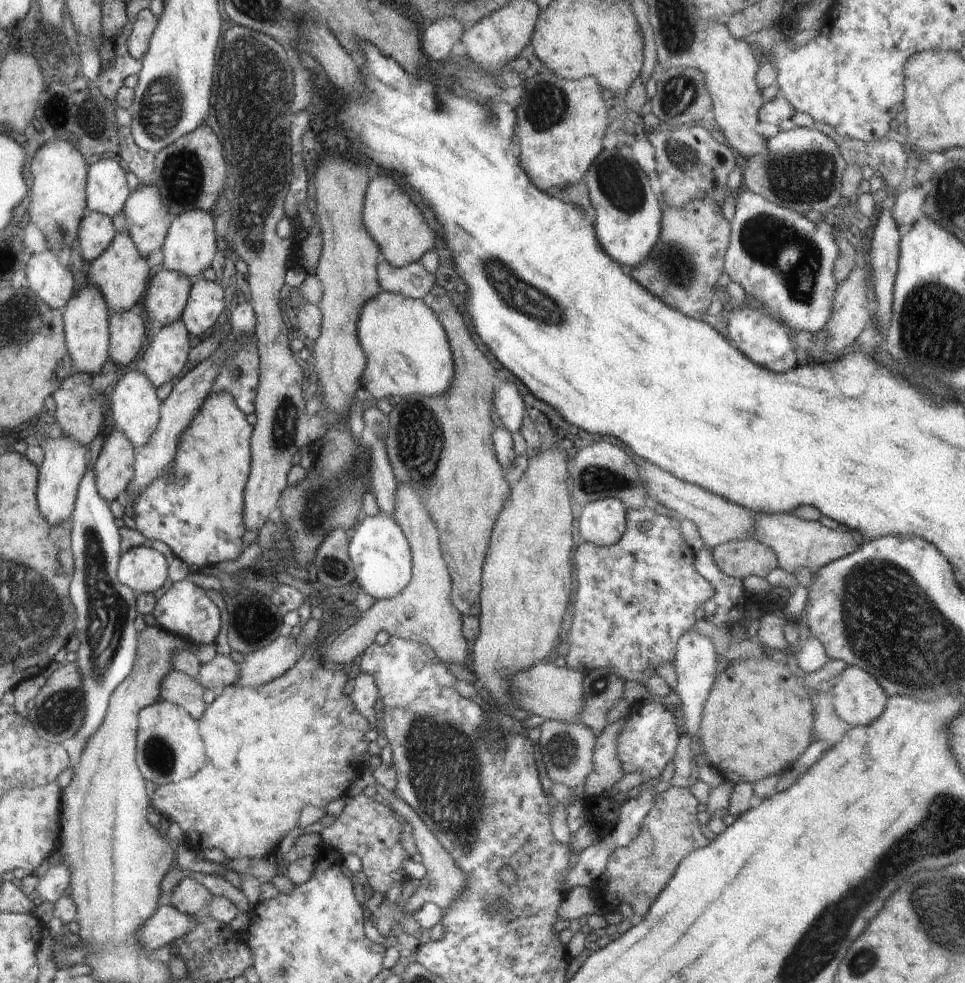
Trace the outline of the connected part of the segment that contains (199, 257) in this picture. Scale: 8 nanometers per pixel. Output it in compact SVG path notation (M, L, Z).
M200 209L186 211L174 217L161 246L164 254L162 268L185 274L192 280L202 276L204 270L210 267L211 260L217 251L216 226L211 213Z

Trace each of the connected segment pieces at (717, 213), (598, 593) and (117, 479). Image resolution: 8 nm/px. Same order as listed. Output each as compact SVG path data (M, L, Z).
M710 195L692 199L683 207L662 202L662 210L657 243L647 259L628 273L665 305L700 321L717 308L714 287L724 272L723 262L729 247L730 223L724 217L722 207Z
M650 505L627 509L626 522L626 530L616 544L600 547L583 541L575 552L579 584L574 593L576 612L568 636L570 651L564 657L566 666L582 674L610 667L620 678L648 687L648 680L656 677L656 667L674 660L677 642L695 624L694 611L709 601L715 590L694 568L696 552L684 542L679 518L658 514Z
M113 430L106 437L106 442L102 447L98 462L96 462L95 483L98 485L98 491L103 495L103 499L108 503L113 500L122 499L127 486L131 483L135 474L135 446L124 436L123 432Z

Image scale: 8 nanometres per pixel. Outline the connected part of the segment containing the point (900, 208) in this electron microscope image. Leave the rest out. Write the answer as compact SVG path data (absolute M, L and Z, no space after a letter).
M911 183L906 188L900 196L897 195L894 206L891 208L894 218L903 230L924 218L926 208L926 192L920 185Z

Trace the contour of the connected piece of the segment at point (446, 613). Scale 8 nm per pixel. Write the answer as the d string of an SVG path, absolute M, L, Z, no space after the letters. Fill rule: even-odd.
M400 484L396 491L393 517L406 535L411 550L412 576L406 588L391 599L379 599L355 624L342 634L329 639L322 647L320 658L324 662L350 664L375 642L375 636L385 627L392 635L404 636L407 641L416 641L429 647L446 664L463 664L466 658L466 643L462 632L461 612L451 601L451 576L441 553L439 534L433 518L424 508L423 498L414 492L410 484Z

